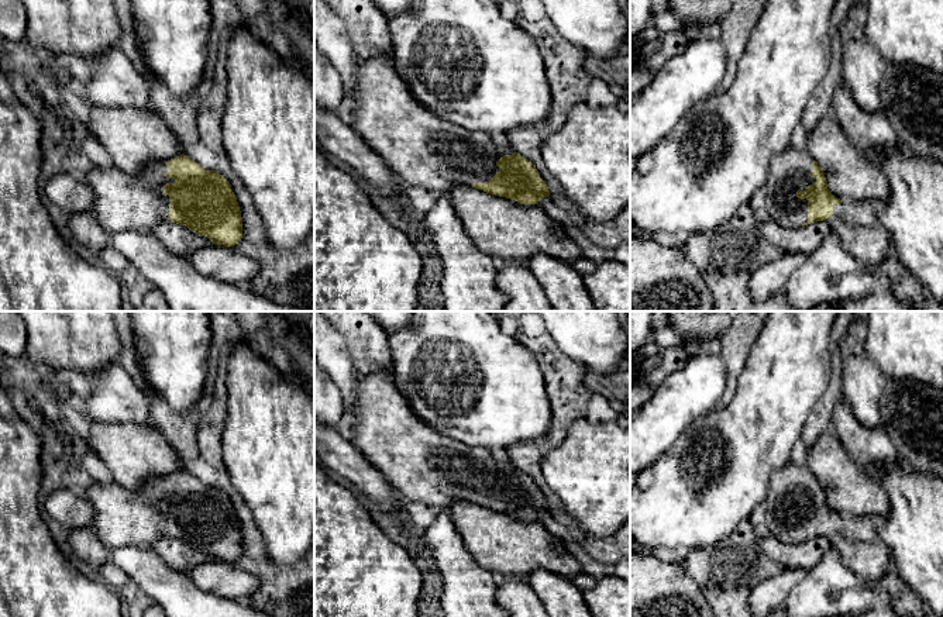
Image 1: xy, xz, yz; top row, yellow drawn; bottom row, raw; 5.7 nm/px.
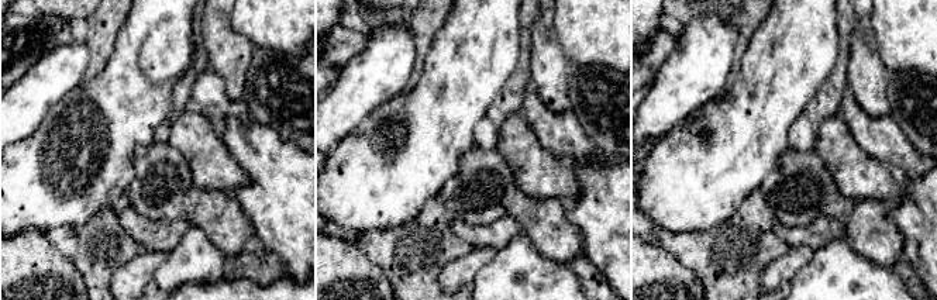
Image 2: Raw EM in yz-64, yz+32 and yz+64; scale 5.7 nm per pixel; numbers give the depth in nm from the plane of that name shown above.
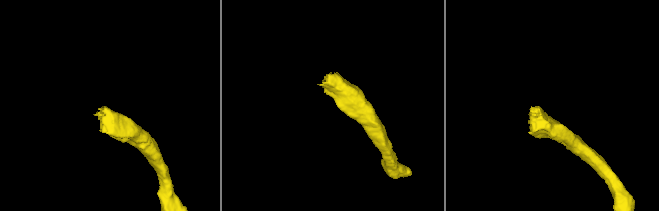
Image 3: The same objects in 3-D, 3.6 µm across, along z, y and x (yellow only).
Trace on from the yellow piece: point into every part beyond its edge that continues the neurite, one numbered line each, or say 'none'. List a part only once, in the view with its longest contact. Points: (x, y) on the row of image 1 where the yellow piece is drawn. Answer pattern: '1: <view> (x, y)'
1: yz (860, 185)

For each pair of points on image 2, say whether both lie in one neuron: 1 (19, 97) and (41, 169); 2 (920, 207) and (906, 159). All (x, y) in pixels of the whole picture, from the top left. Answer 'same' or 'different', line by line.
1: different
2: different

